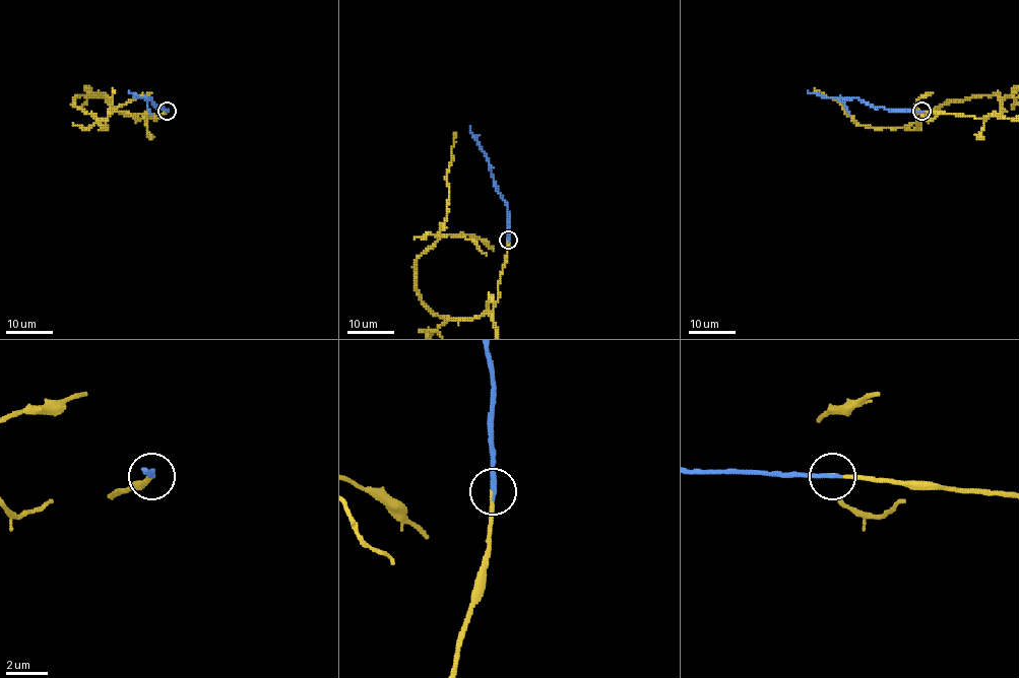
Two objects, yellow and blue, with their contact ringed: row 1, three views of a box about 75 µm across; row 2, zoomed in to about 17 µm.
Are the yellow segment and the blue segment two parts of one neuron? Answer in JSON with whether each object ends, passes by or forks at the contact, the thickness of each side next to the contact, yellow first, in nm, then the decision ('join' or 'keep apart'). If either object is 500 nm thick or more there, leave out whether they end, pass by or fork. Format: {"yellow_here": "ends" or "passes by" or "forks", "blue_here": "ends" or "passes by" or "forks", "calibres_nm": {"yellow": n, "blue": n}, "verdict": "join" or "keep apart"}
{"yellow_here": "ends", "blue_here": "ends", "calibres_nm": {"yellow": 170, "blue": 240}, "verdict": "join"}

